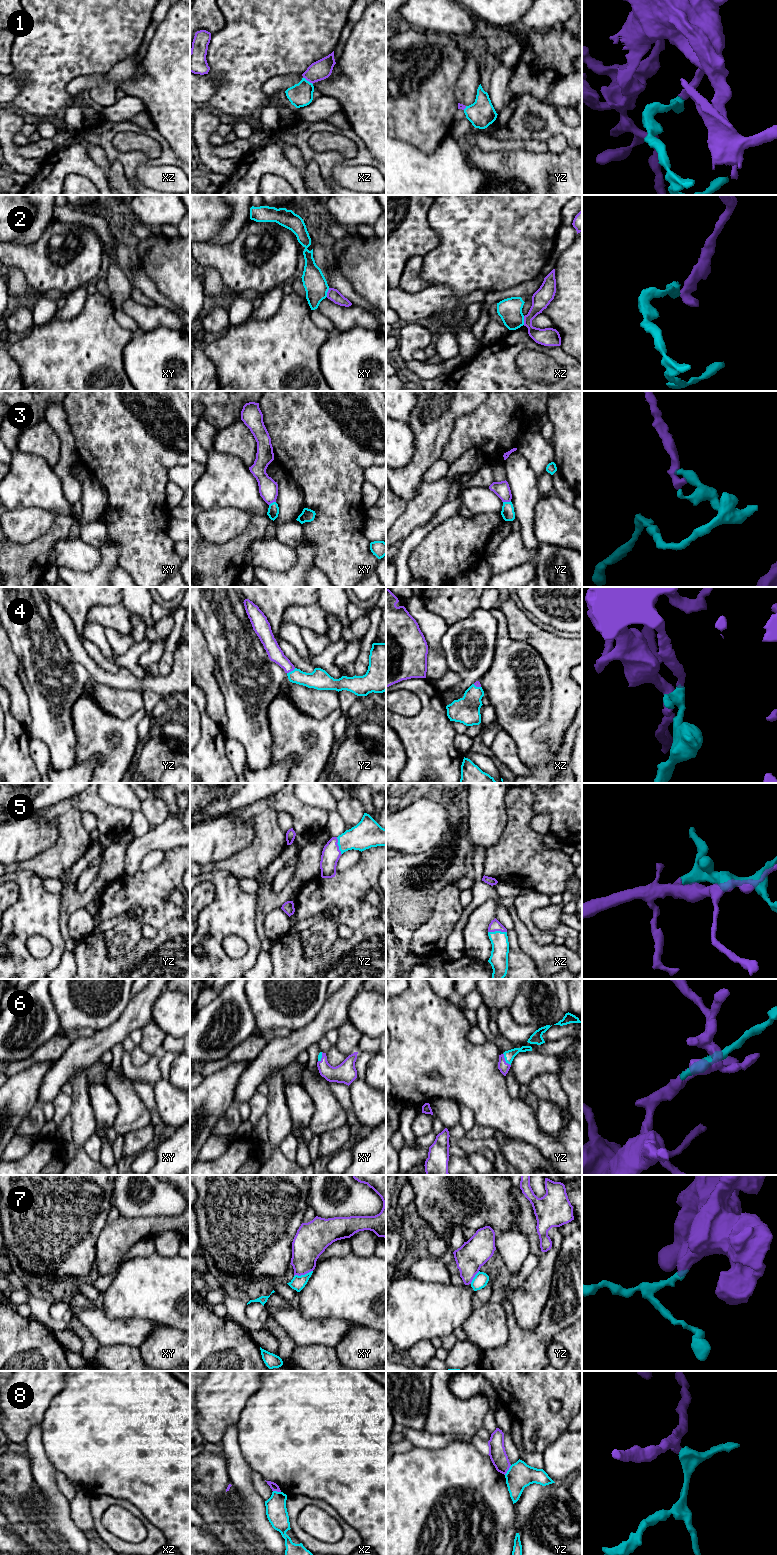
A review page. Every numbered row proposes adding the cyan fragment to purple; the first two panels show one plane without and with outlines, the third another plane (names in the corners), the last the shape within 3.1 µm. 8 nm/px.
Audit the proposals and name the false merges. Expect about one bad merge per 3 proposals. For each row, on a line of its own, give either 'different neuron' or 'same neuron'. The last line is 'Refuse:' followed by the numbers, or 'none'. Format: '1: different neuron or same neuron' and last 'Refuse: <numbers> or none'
1: same neuron
2: different neuron
3: different neuron
4: same neuron
5: same neuron
6: same neuron
7: different neuron
8: different neuron
Refuse: 2, 3, 7, 8

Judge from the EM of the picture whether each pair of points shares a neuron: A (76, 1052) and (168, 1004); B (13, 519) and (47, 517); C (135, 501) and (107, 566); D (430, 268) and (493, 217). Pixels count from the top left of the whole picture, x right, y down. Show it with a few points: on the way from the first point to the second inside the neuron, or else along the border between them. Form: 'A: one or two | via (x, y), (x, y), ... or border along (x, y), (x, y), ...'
A: two | border along (163, 991), (152, 1007), (151, 1019)
B: one | via (21, 519), (39, 519)
C: two | border along (113, 542), (115, 543)
D: one | via (446, 264), (477, 233)

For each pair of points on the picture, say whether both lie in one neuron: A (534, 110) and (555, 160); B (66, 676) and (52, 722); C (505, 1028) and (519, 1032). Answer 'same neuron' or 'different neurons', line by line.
A: different neurons
B: same neuron
C: same neuron

